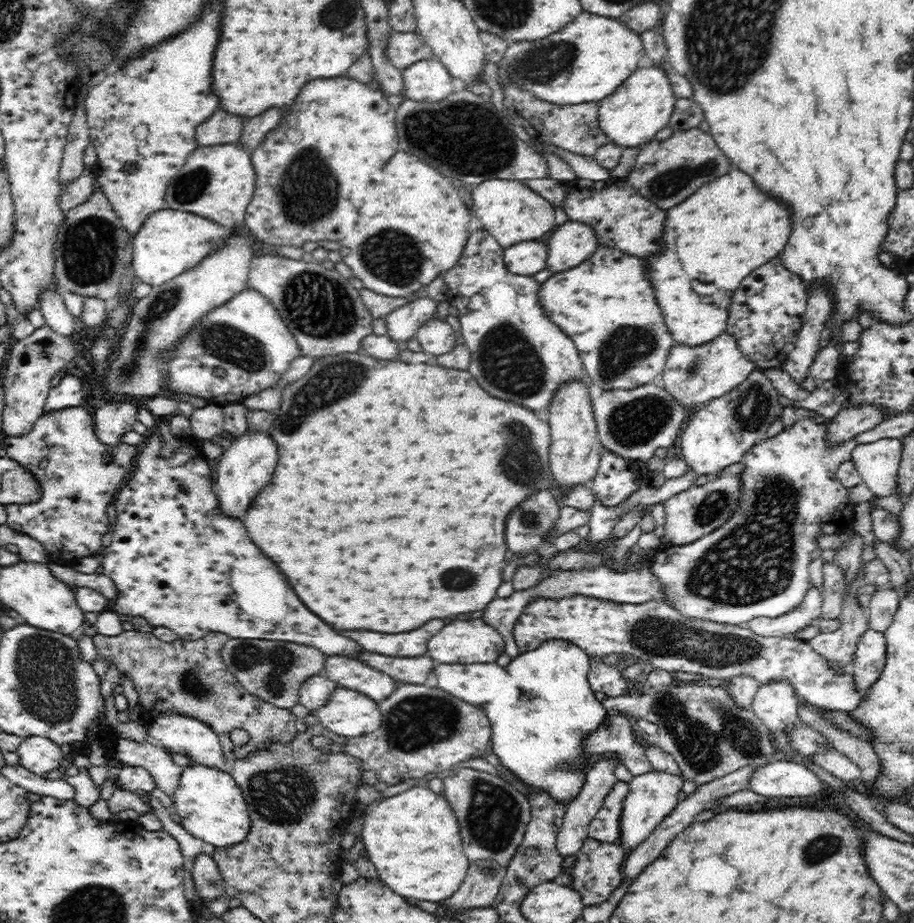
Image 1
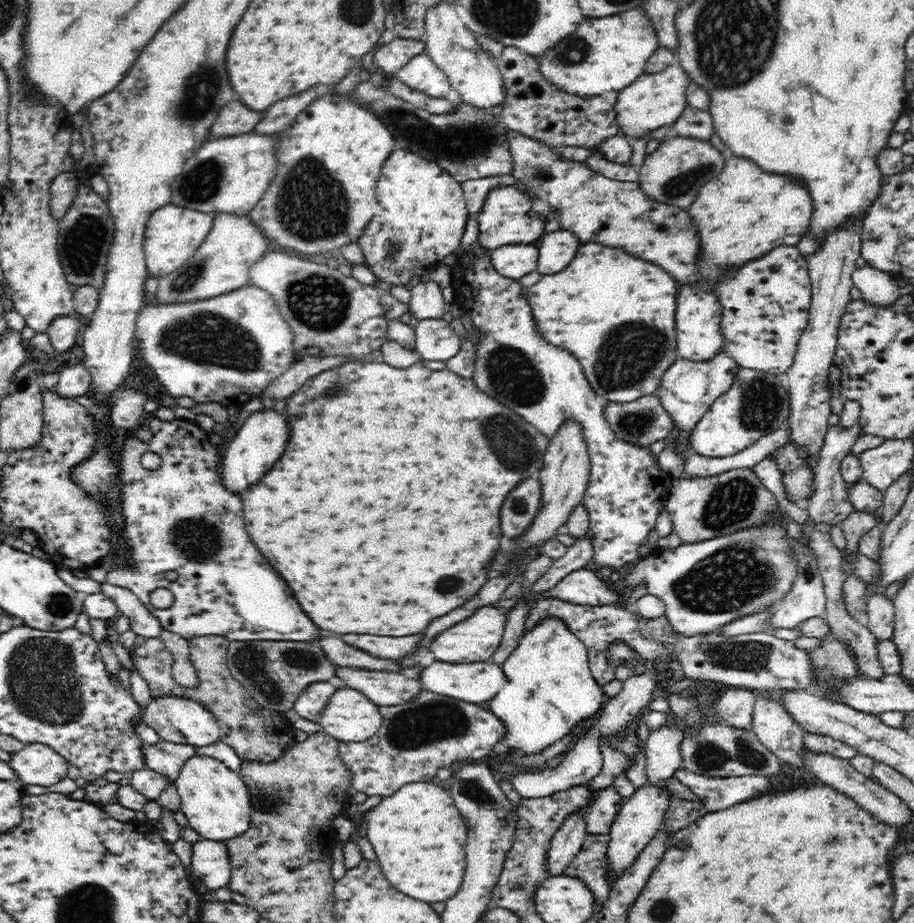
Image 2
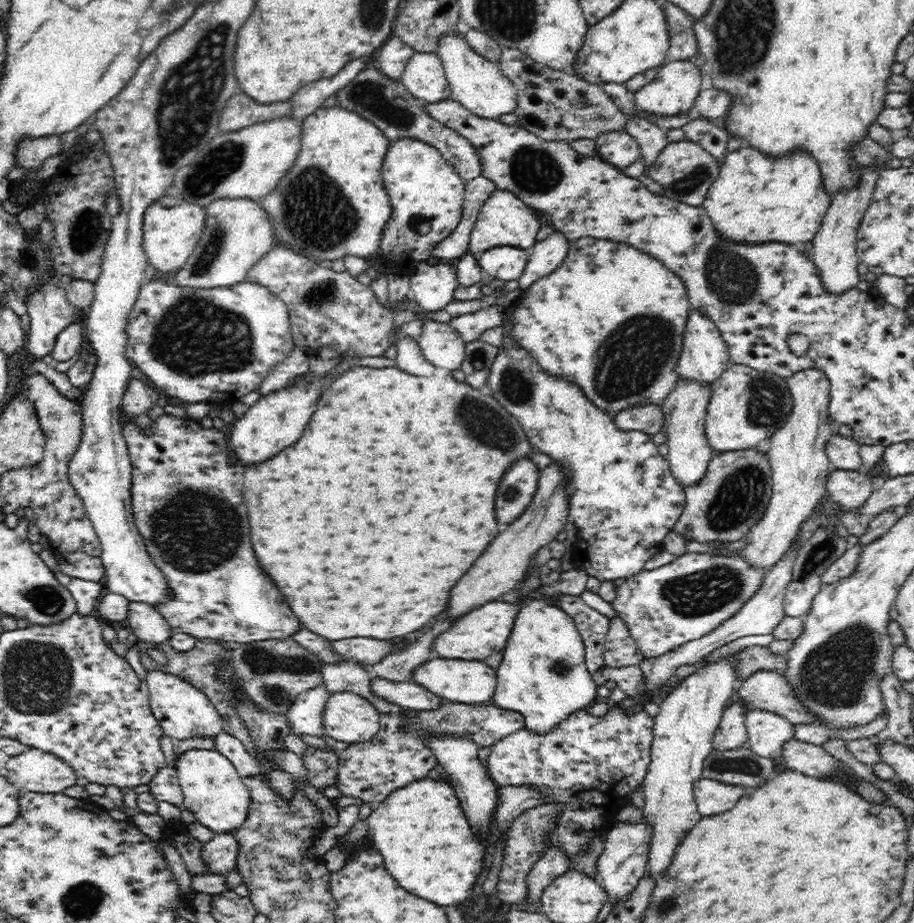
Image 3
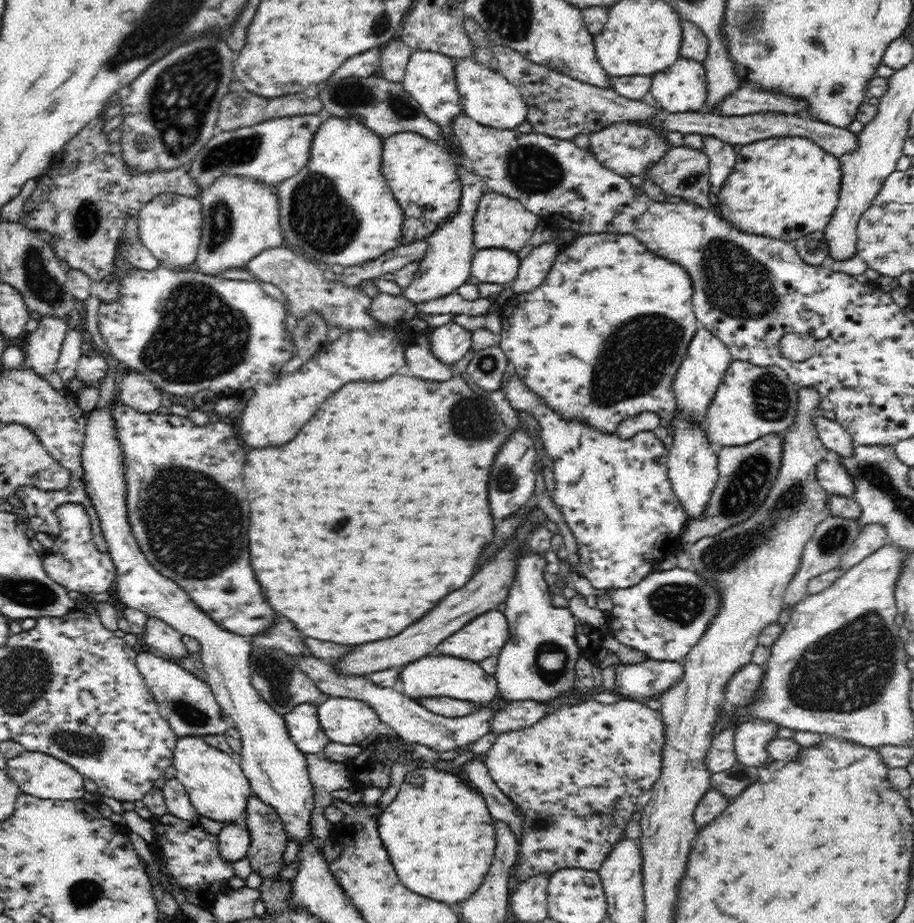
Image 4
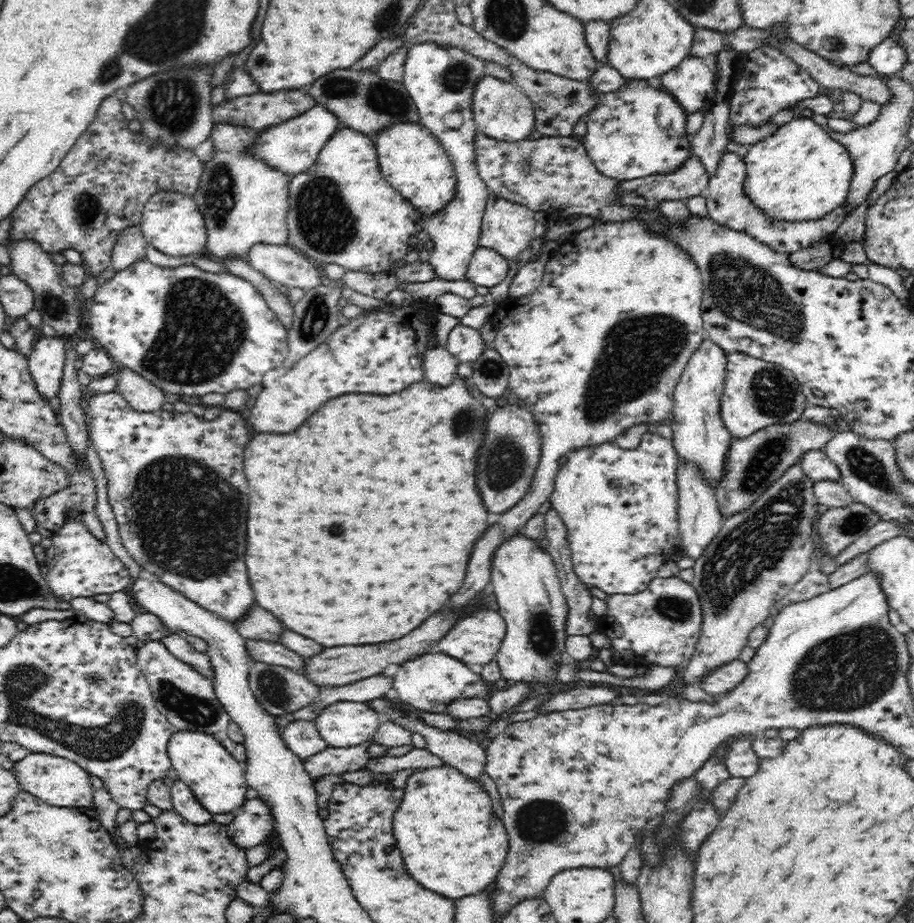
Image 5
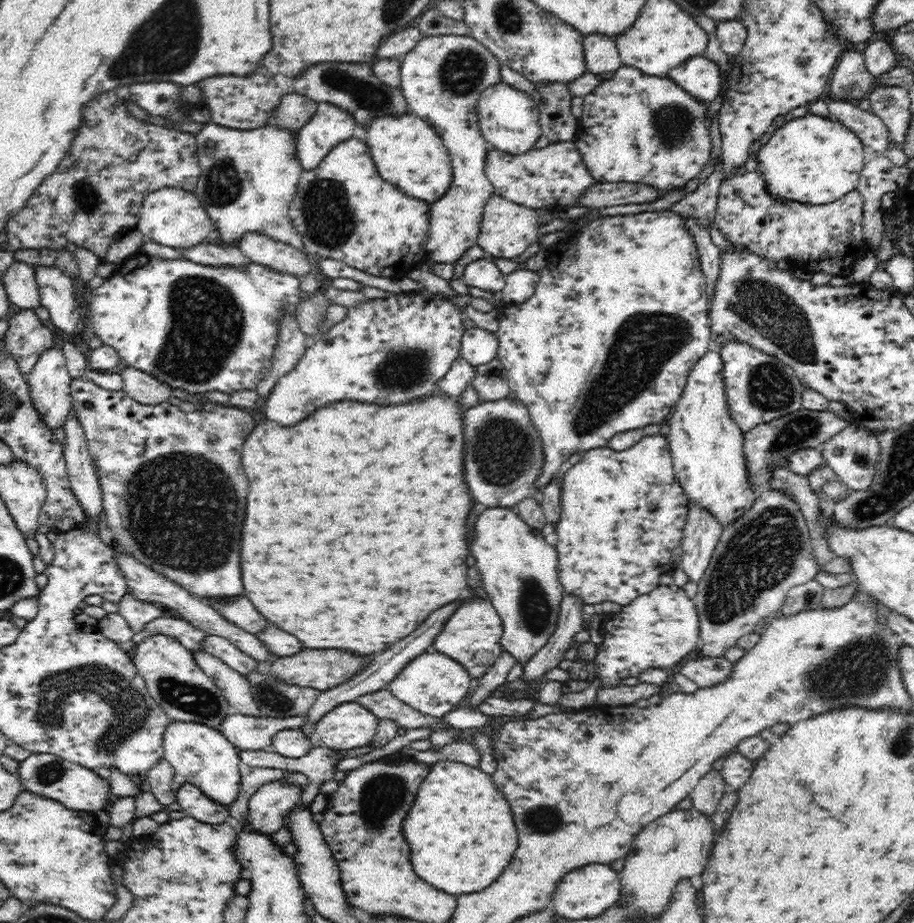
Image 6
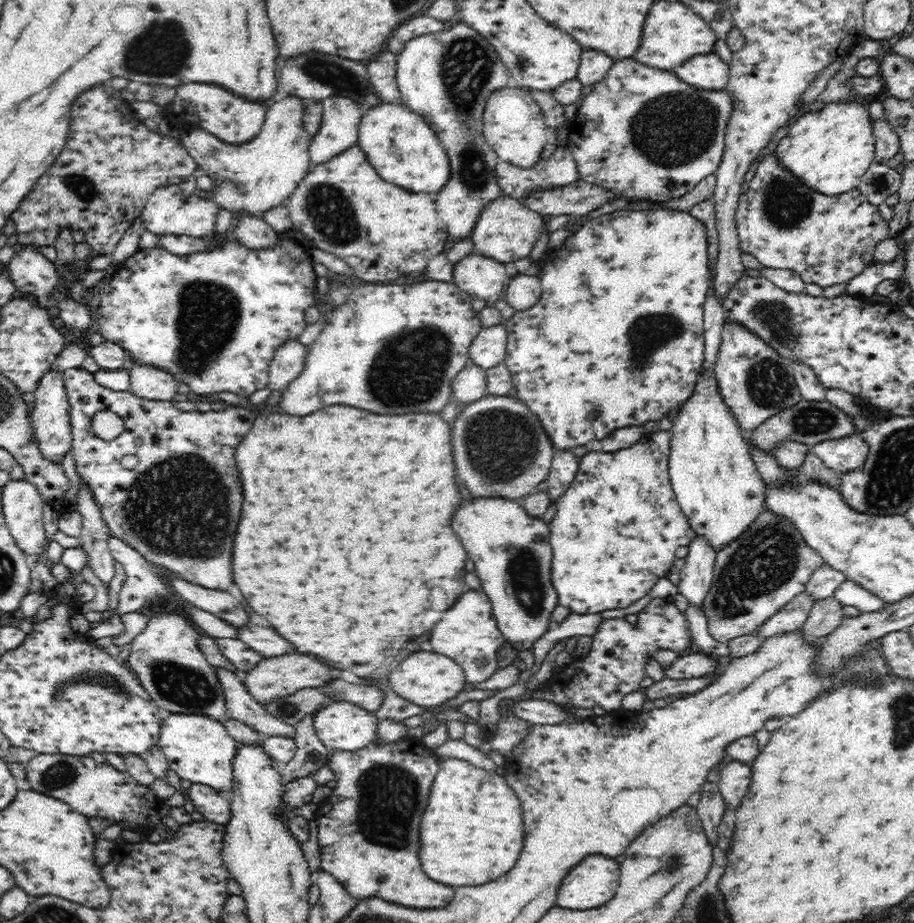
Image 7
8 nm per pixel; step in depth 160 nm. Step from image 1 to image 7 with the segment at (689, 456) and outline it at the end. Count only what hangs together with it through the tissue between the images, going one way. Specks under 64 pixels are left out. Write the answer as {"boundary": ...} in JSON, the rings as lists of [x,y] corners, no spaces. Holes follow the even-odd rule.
{"boundary":[[[726,319],[721,337],[717,362],[712,371],[720,396],[745,433],[751,433],[766,418],[803,399],[796,386],[792,361],[778,354],[753,330],[741,322]]]}

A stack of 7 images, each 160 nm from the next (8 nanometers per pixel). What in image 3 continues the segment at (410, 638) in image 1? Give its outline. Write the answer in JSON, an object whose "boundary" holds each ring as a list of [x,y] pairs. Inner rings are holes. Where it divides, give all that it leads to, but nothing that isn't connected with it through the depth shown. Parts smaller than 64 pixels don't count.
{"boundary":[[[350,638],[332,642],[334,652],[346,661],[354,661],[362,666],[370,667],[387,655],[391,655],[396,646],[386,640],[370,640],[370,638]]]}

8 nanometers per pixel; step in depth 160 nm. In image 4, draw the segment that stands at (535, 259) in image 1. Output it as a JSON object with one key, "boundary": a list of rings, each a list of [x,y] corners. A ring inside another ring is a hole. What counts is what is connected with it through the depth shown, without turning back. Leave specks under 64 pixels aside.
{"boundary":[[[501,248],[480,249],[474,253],[471,274],[478,282],[504,284],[518,274],[521,260],[515,252]]]}

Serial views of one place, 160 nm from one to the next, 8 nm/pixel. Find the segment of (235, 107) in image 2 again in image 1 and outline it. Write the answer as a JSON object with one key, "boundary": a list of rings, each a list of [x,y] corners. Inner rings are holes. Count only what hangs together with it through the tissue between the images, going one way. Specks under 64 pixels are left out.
{"boundary":[[[220,107],[196,129],[199,146],[239,142],[246,117],[226,112]]]}

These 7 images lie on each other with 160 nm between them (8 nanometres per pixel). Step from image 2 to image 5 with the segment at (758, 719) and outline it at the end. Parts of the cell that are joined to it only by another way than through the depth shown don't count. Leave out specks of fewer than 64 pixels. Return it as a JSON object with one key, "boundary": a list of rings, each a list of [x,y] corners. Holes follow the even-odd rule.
{"boundary":[[[741,737],[730,742],[729,752],[724,758],[730,777],[744,780],[757,772],[759,760],[752,749],[752,737]]]}

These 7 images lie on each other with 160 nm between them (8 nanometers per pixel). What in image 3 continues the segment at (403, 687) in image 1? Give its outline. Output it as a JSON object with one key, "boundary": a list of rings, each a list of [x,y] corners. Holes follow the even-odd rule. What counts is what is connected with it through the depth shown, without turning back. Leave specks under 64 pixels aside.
{"boundary":[[[446,701],[438,710],[414,711],[410,716],[381,716],[378,732],[366,742],[337,747],[337,788],[340,795],[359,798],[372,806],[381,803],[390,793],[427,778],[436,766],[434,753],[422,743],[426,734],[465,734],[479,746],[490,747],[495,742],[525,728],[522,713],[498,706],[461,704]]]}

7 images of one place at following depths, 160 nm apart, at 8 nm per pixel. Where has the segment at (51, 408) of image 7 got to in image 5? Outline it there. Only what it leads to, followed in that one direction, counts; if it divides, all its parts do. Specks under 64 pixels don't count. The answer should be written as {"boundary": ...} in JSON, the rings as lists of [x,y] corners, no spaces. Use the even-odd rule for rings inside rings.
{"boundary":[[[44,337],[35,342],[33,351],[30,356],[27,356],[29,371],[34,379],[36,390],[46,401],[59,396],[65,376],[65,341],[65,338]]]}

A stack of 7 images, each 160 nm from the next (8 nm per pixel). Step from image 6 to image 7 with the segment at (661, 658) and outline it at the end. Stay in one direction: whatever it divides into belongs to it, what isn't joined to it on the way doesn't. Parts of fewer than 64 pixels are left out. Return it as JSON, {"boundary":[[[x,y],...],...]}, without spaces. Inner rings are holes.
{"boundary":[[[654,599],[637,616],[636,625],[624,617],[604,618],[598,632],[592,634],[592,649],[587,656],[573,659],[568,666],[555,670],[544,687],[532,691],[530,700],[546,700],[565,709],[594,710],[597,705],[608,713],[622,709],[624,696],[641,689],[649,655],[654,655],[659,648],[680,653],[690,646],[689,623],[672,599]]]}

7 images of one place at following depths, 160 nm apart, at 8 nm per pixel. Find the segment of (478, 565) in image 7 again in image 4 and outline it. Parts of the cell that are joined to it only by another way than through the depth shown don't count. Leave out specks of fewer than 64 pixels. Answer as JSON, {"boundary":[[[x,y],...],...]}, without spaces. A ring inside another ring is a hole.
{"boundary":[[[521,549],[514,556],[514,582],[510,584],[510,590],[506,594],[504,604],[504,616],[509,624],[509,638],[498,656],[498,666],[494,675],[499,688],[499,694],[505,701],[538,701],[538,703],[550,703],[560,694],[570,692],[577,679],[574,674],[576,661],[582,656],[577,642],[576,625],[578,620],[568,606],[556,607],[554,605],[550,586],[544,578],[546,570],[546,557],[531,550]]]}

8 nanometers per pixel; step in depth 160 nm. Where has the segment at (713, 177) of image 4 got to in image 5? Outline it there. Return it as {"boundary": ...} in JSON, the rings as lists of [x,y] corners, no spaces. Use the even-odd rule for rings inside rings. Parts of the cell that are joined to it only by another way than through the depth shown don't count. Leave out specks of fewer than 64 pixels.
{"boundary":[[[727,151],[722,155],[720,168],[718,168],[716,176],[709,178],[708,188],[705,193],[707,216],[719,226],[748,234],[751,238],[768,245],[776,253],[790,254],[808,248],[814,243],[831,240],[853,209],[847,208],[848,200],[846,200],[832,212],[824,214],[822,218],[804,221],[778,221],[775,218],[770,218],[761,208],[758,208],[750,201],[746,191],[744,191],[746,174],[748,174],[748,171],[746,171],[745,163],[738,155]]]}

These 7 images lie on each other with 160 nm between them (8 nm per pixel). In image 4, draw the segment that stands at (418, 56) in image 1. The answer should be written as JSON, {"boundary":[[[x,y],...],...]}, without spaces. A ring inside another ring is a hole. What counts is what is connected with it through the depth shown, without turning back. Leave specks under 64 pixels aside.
{"boundary":[[[397,39],[388,41],[380,48],[378,75],[390,82],[401,83],[410,55],[414,51],[404,41]]]}

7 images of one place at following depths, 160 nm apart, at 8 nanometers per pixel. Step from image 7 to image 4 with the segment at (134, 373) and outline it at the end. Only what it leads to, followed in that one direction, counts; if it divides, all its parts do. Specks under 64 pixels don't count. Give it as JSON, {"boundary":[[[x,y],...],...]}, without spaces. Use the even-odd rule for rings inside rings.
{"boundary":[[[128,373],[116,384],[116,398],[140,413],[153,413],[162,406],[162,394],[142,374]]]}

